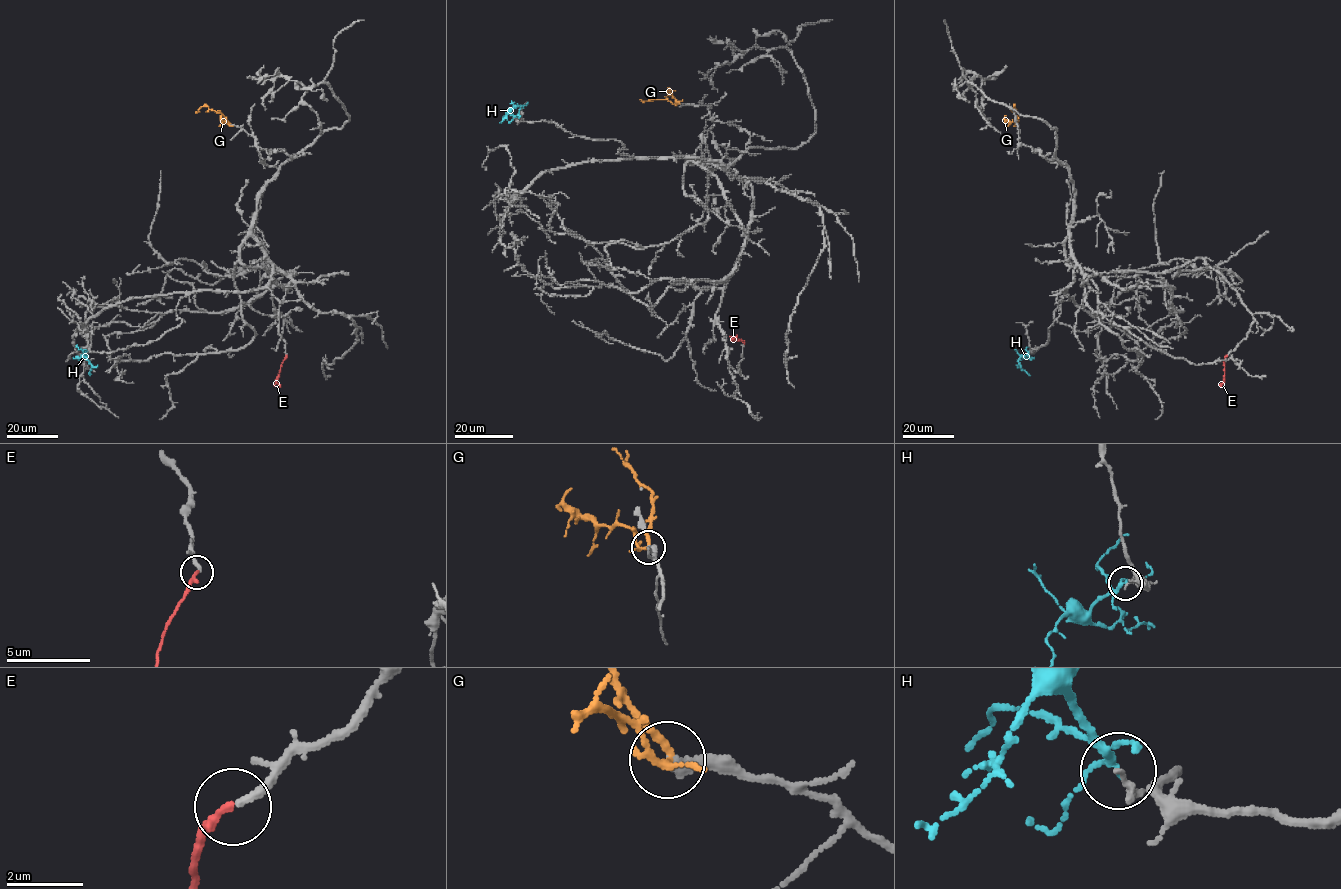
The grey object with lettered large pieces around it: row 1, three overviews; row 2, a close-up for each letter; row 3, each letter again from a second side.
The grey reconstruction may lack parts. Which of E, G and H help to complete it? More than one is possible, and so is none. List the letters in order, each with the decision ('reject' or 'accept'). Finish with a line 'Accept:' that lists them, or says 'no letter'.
E: accept
G: accept
H: reject
Accept: E, G

